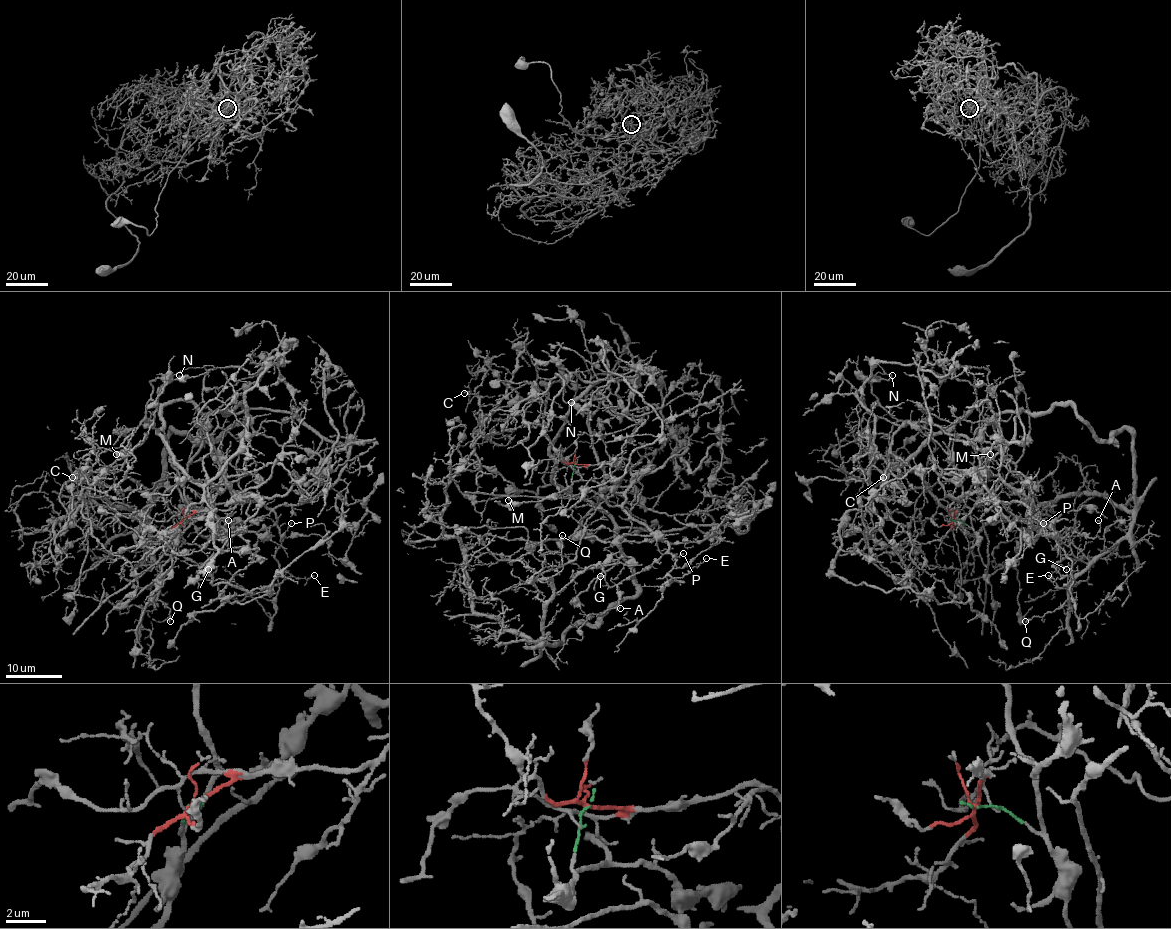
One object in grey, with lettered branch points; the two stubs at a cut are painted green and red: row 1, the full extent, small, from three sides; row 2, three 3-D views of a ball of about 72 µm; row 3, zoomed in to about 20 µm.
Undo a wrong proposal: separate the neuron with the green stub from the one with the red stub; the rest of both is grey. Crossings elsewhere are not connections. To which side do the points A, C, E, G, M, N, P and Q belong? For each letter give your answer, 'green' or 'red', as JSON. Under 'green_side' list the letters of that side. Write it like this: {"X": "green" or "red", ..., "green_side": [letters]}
{"A": "red", "C": "green", "E": "red", "G": "green", "M": "green", "N": "green", "P": "red", "Q": "green", "green_side": ["C", "G", "M", "N", "Q"]}

